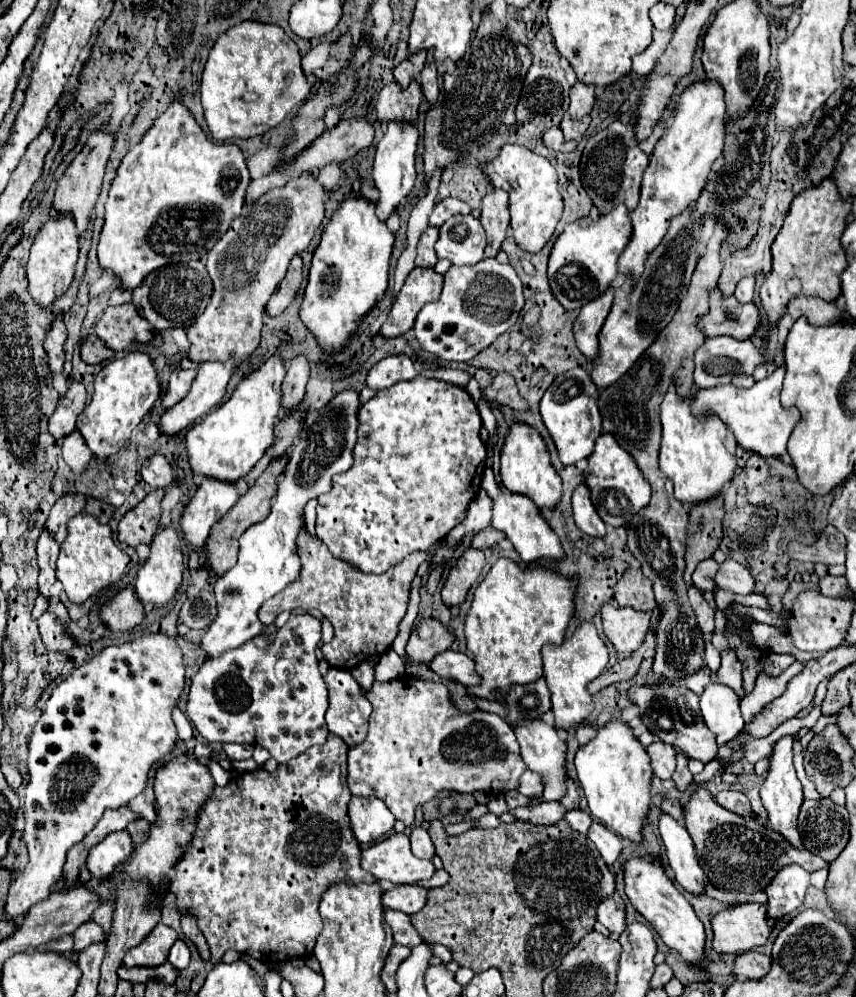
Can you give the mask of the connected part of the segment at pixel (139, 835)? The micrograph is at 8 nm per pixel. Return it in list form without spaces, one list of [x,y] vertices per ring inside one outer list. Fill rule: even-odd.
[[[137,819],[137,821],[129,823],[127,831],[131,833],[133,843],[139,845],[139,843],[143,843],[143,841],[147,839],[147,835],[149,835],[149,821],[147,821],[147,819]]]

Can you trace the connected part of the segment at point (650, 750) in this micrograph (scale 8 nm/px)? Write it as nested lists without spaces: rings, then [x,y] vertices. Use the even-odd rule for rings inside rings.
[[[655,741],[645,751],[651,757],[653,775],[659,779],[671,779],[671,775],[675,773],[675,757],[677,757],[675,747],[663,741]]]

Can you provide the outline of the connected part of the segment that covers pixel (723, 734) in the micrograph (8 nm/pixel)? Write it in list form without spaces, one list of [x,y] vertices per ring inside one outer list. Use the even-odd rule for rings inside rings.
[[[709,683],[699,697],[699,707],[705,727],[717,737],[717,745],[735,739],[745,727],[739,711],[739,697],[727,685]]]

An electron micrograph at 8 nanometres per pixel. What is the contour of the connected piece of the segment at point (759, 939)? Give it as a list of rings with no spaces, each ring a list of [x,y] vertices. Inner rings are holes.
[[[743,903],[733,909],[717,913],[713,919],[713,949],[717,953],[745,953],[753,951],[769,939],[773,923],[767,917],[767,905]]]

